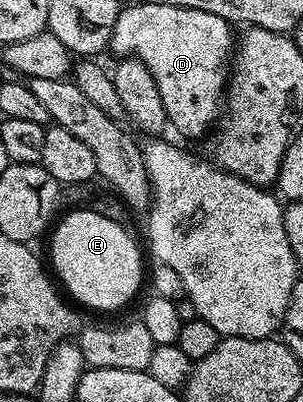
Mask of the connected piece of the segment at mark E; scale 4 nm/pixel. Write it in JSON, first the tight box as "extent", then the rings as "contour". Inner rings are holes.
{"extent":[49,210,141,312],"contour":[[[86,210],[86,212],[69,212],[61,221],[56,221],[53,232],[53,245],[49,252],[53,255],[52,271],[57,271],[56,279],[65,283],[64,291],[74,296],[81,304],[89,308],[98,308],[101,312],[113,312],[133,300],[133,295],[141,288],[141,252],[135,241],[129,237],[129,228],[111,222],[111,218],[103,218],[103,214]]]}

